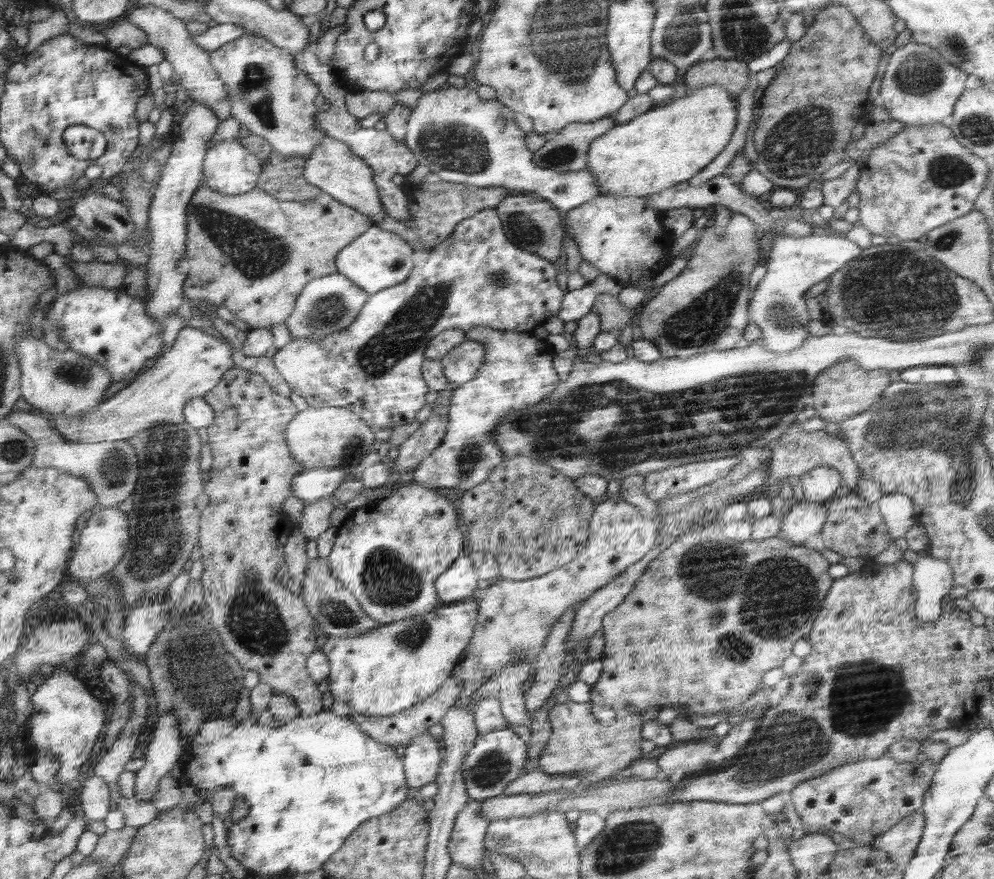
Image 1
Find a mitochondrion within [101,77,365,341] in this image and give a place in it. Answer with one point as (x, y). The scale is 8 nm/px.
(256, 253)

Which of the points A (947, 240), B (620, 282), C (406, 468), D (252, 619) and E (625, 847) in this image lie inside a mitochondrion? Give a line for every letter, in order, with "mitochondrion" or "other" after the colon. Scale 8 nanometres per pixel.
A: mitochondrion
B: other
C: other
D: mitochondrion
E: mitochondrion

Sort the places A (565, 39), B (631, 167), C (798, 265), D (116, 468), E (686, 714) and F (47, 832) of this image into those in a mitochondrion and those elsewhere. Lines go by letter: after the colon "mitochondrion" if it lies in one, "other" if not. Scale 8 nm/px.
A: mitochondrion
B: other
C: other
D: mitochondrion
E: other
F: other

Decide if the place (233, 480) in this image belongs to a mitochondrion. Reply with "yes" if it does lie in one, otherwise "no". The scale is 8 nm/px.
no

